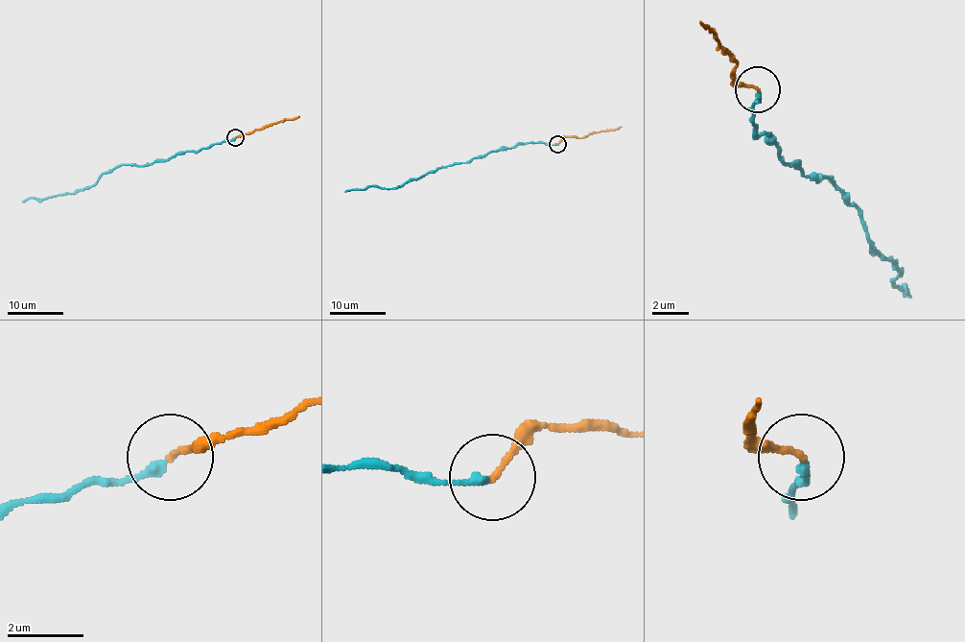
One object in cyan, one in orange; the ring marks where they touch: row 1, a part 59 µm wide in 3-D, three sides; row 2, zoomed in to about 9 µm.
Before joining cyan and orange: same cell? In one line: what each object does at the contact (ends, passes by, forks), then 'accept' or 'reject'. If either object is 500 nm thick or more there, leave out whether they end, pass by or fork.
cyan ends; orange ends; reject

